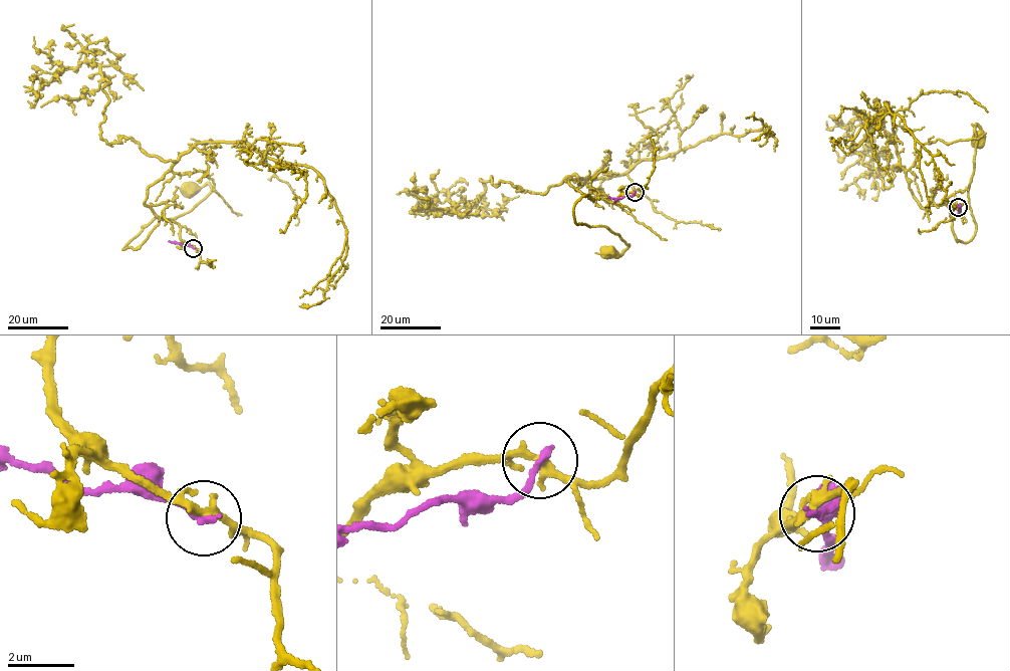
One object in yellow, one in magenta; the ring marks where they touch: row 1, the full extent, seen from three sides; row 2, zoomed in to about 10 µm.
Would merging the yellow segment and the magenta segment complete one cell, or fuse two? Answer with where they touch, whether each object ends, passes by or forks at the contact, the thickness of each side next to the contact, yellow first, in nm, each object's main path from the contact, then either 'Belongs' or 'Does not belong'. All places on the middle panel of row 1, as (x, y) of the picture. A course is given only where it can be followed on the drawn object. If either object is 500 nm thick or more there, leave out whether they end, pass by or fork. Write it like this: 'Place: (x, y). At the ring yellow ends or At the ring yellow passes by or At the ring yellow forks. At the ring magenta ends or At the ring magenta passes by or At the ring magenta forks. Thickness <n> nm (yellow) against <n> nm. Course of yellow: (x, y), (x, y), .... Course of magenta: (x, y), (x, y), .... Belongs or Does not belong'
Place: (635, 192). At the ring yellow forks. At the ring magenta ends. Thickness 180 nm (yellow) against 200 nm. Course of yellow: (634, 192), (614, 202), (584, 196), (575, 203), (576, 224), (607, 227), (628, 245), (618, 255), (606, 253). Course of magenta: (634, 192), (620, 199), (609, 196). Does not belong

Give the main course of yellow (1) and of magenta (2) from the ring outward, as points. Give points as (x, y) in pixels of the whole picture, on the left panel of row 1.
1: (193, 247), (177, 223), (161, 218), (138, 246), (122, 249), (157, 217), (175, 219), (211, 191), (187, 186)
2: (193, 247), (169, 241)

